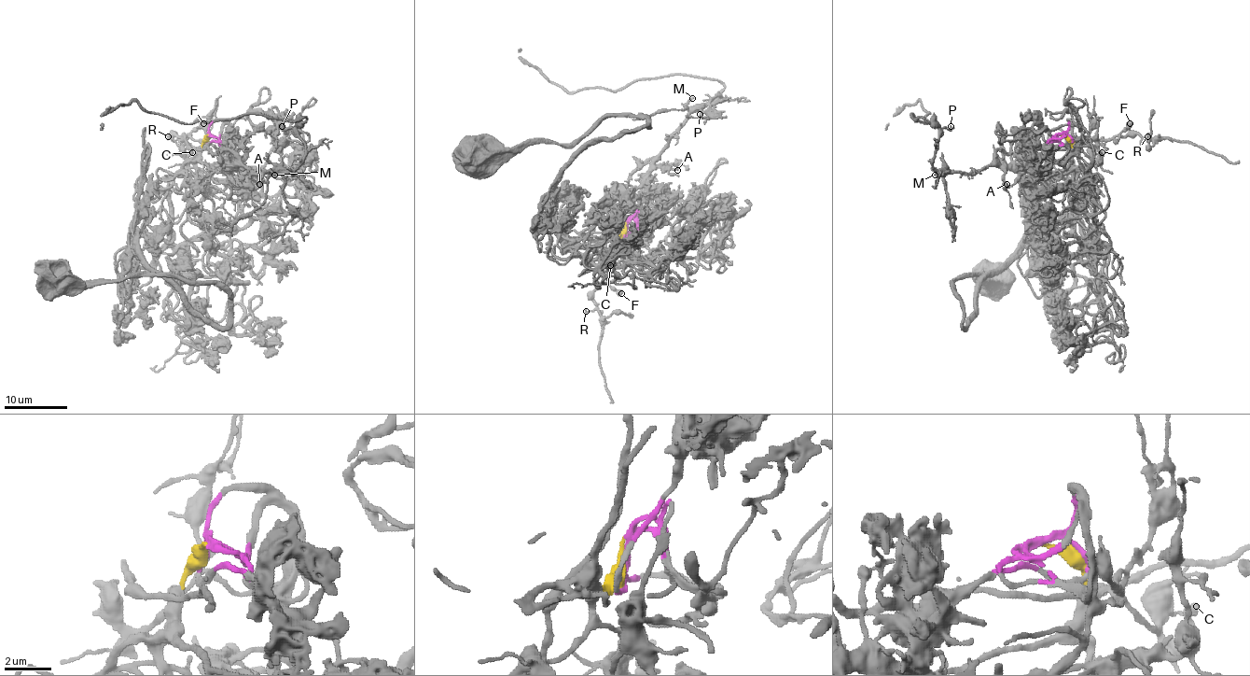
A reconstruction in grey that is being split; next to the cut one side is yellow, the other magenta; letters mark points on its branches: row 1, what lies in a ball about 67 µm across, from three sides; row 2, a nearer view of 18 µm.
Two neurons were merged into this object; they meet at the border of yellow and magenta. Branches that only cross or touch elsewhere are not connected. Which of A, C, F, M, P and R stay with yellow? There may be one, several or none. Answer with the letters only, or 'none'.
A, C, F, M, P, R

